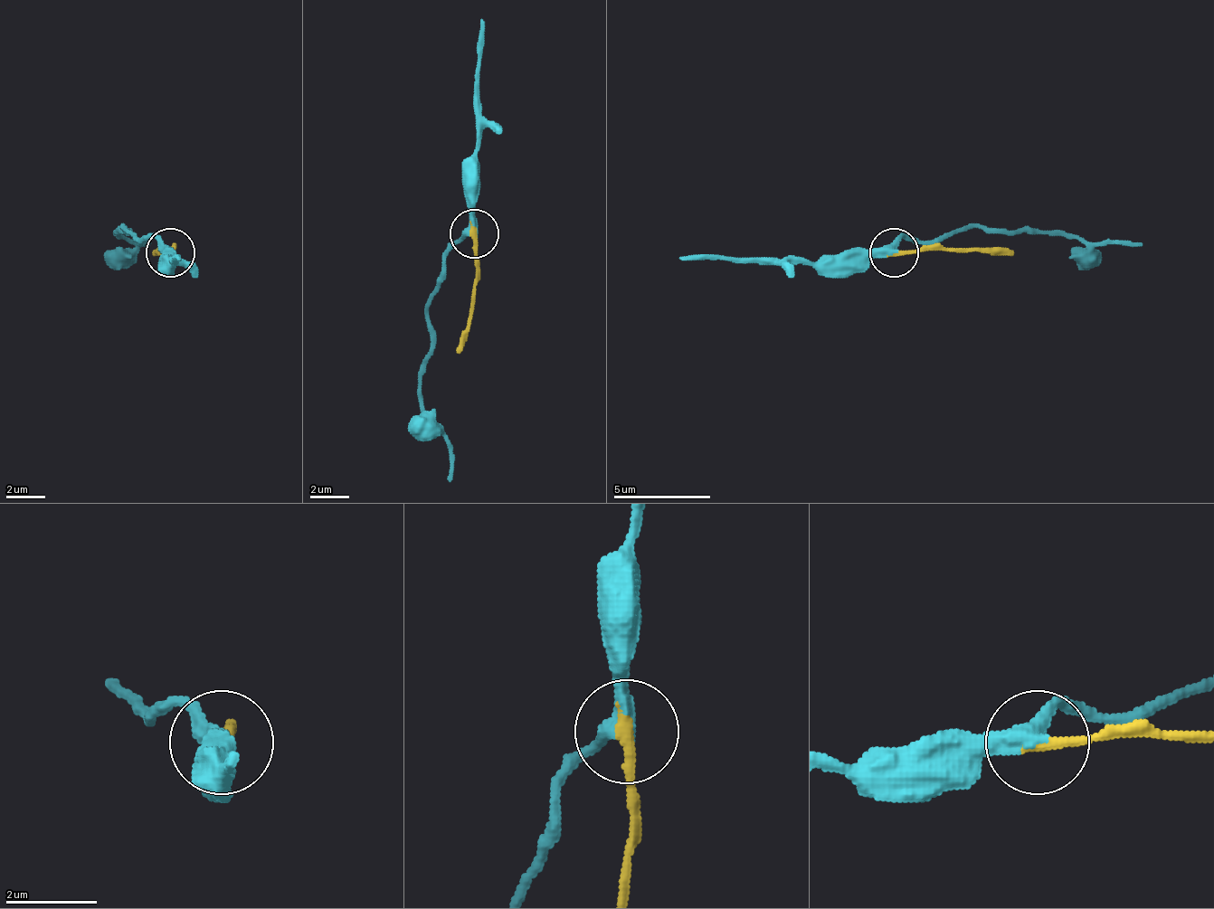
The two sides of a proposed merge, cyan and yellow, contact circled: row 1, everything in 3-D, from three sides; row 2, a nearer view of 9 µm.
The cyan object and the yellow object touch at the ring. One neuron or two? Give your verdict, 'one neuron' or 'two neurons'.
one neuron

